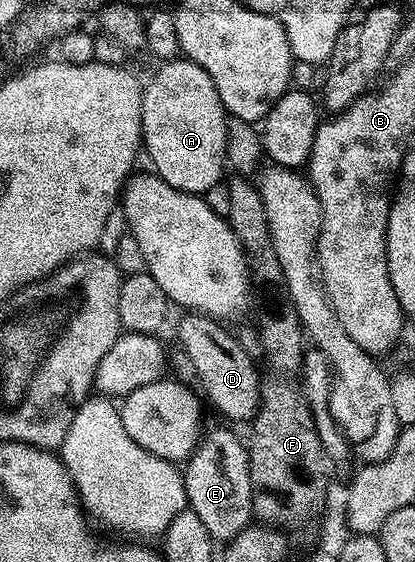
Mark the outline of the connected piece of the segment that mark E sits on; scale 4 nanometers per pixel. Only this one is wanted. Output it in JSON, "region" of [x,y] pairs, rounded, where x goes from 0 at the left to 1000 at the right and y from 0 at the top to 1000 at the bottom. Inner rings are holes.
{"region":[[[528,758],[487,774],[441,833],[448,895],[506,947],[518,964],[549,964],[607,927],[610,863],[602,858],[598,795]]]}

